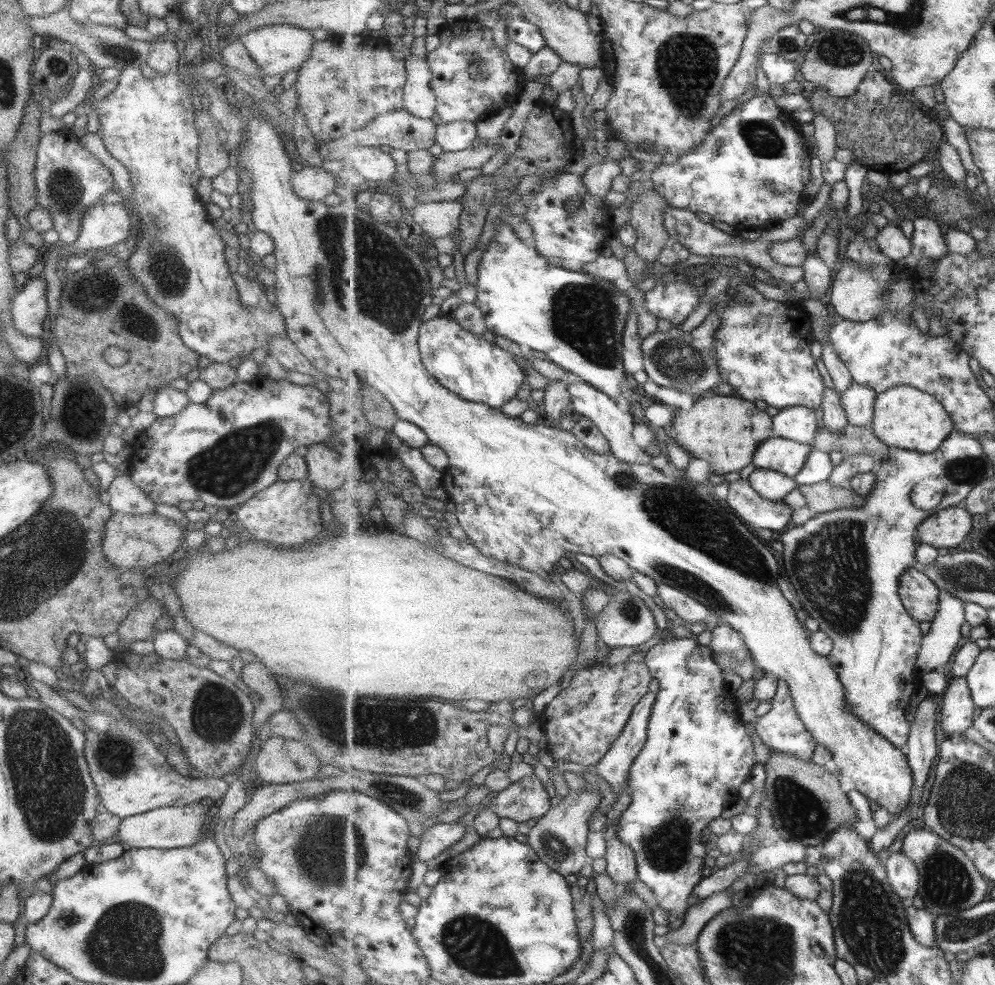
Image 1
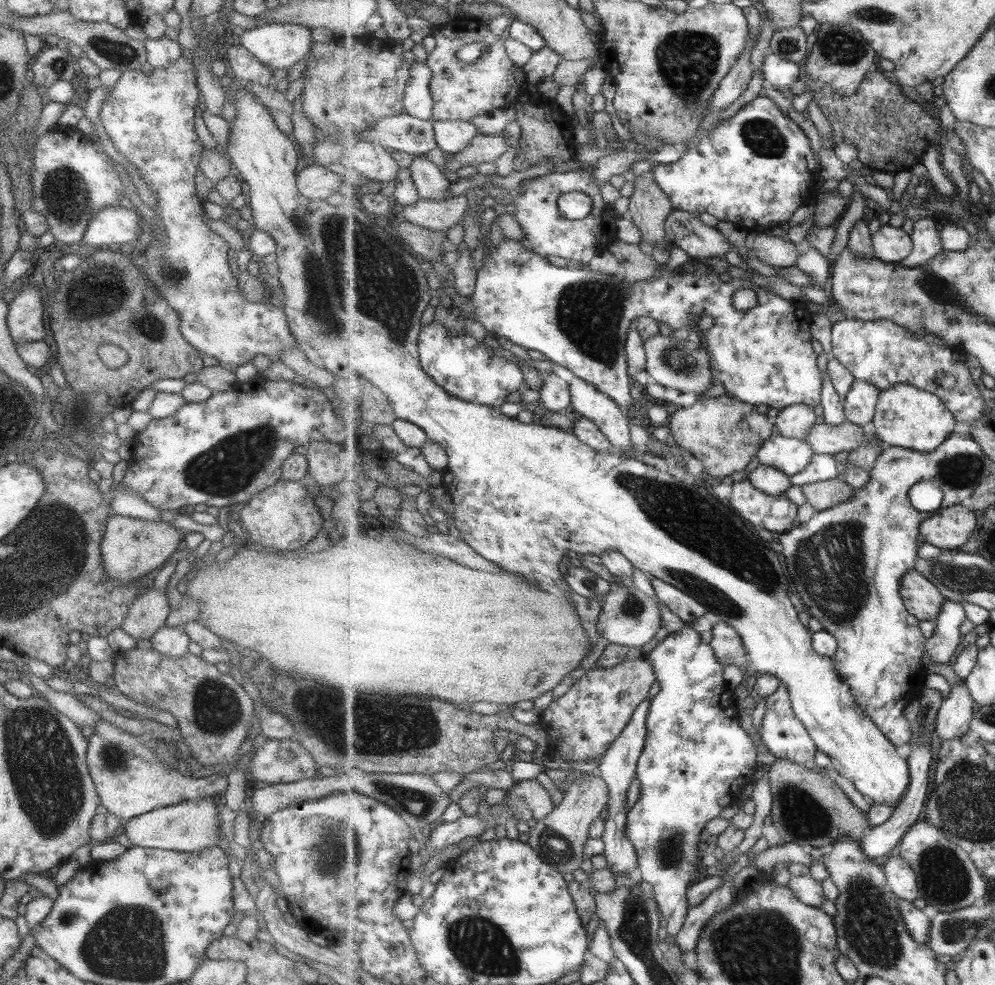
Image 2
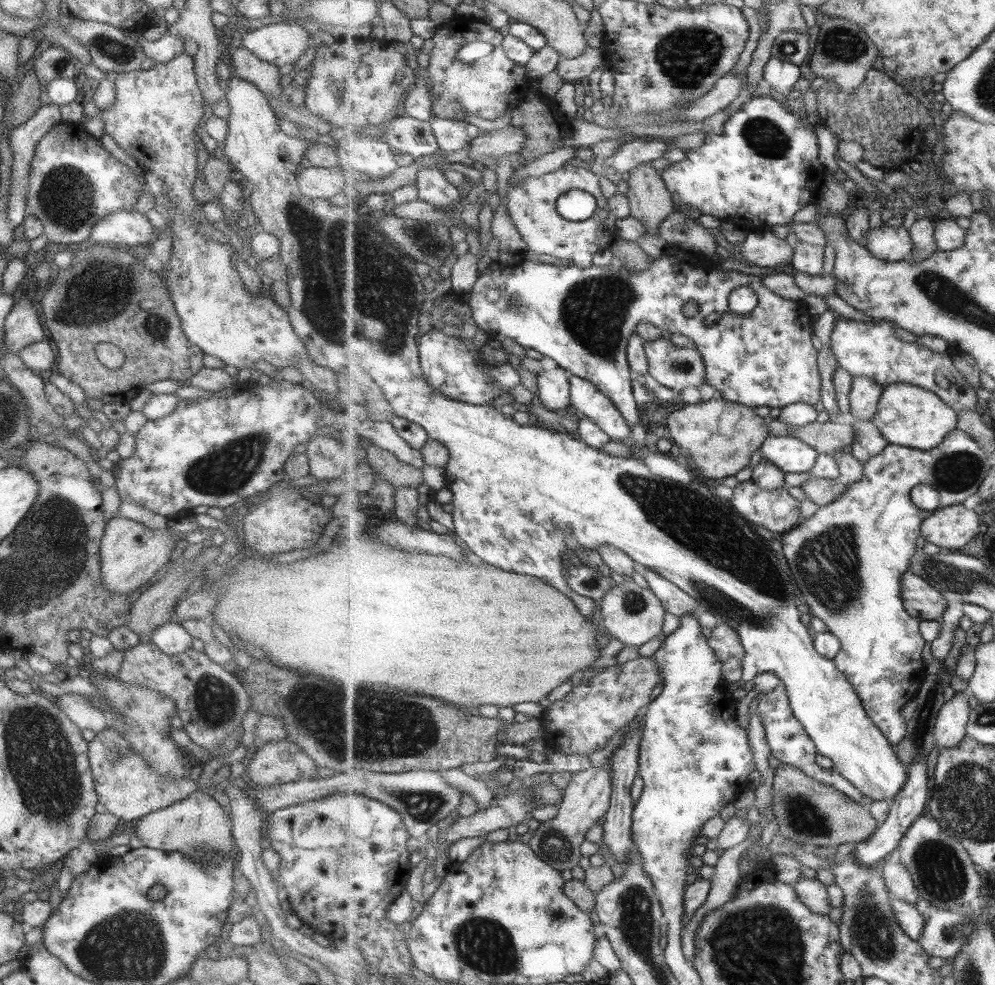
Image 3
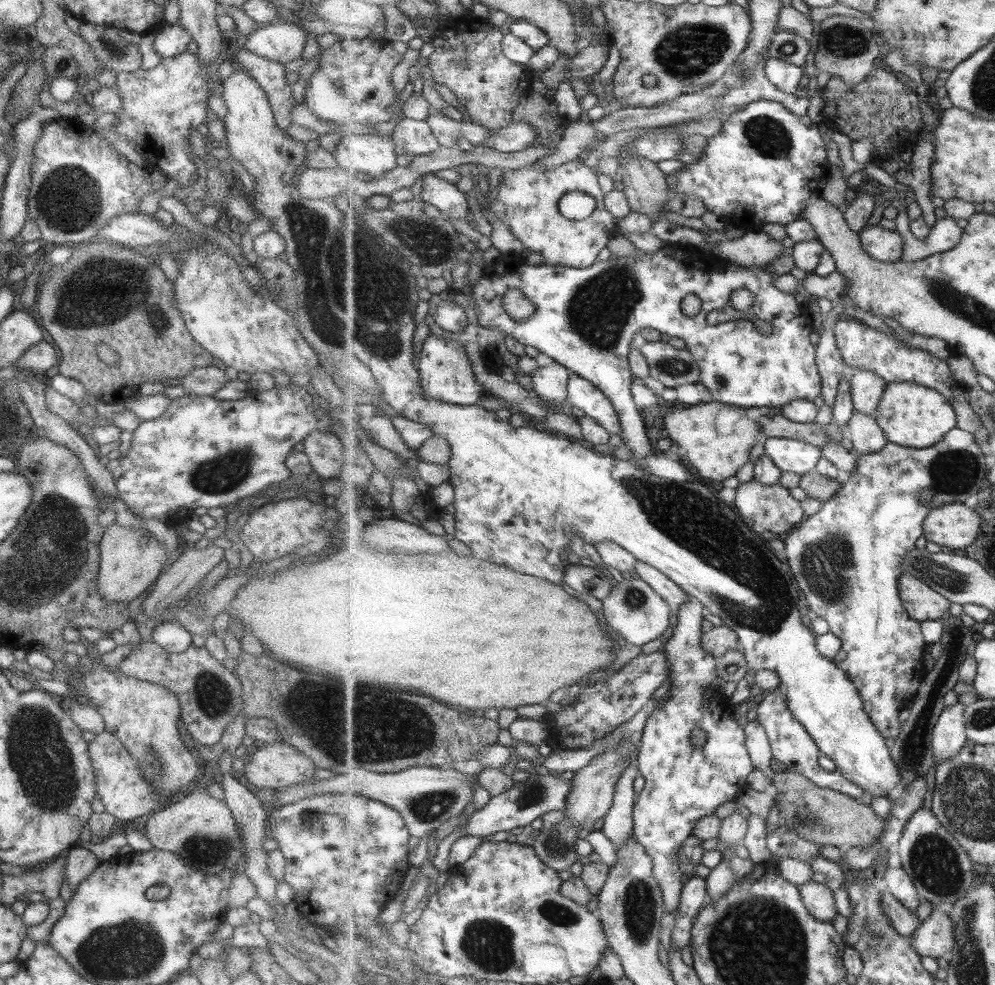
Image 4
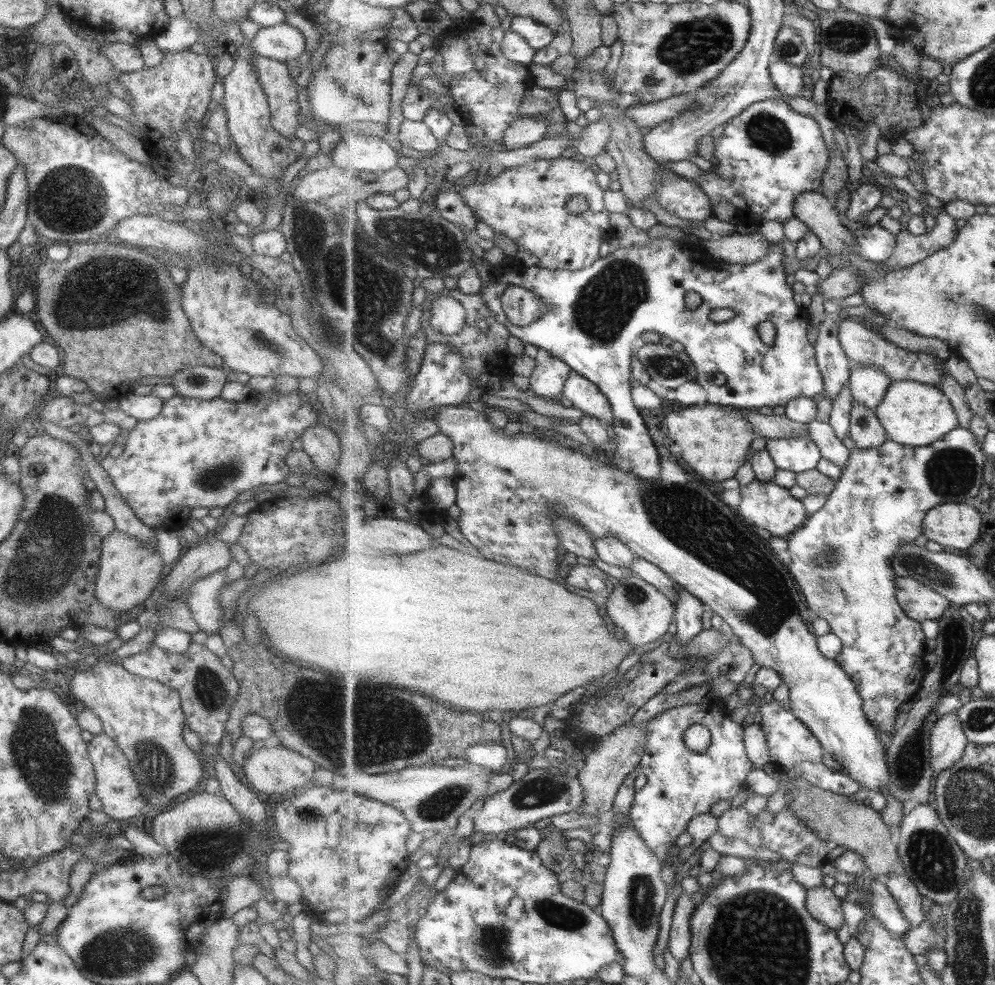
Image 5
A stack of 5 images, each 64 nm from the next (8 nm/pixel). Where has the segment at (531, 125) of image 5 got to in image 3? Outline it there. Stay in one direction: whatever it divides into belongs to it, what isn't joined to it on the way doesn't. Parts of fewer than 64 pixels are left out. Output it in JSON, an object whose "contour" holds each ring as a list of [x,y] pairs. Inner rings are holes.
{"contour":[[[511,127],[486,133],[471,142],[469,158],[478,161],[479,158],[501,158],[506,155],[519,154],[524,150],[528,136],[521,127]]]}

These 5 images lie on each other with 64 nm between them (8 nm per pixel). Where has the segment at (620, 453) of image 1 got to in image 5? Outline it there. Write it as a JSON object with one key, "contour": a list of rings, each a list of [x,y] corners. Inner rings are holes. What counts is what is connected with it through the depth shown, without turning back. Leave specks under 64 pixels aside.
{"contour":[[[573,371],[565,383],[563,396],[585,414],[597,417],[613,426],[615,416],[606,394],[603,394],[595,383],[577,371]]]}

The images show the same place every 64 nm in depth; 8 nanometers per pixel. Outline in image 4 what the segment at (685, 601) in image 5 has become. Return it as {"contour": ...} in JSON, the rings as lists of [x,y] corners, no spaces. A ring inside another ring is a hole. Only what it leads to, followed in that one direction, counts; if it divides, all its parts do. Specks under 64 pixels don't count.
{"contour":[[[695,600],[687,602],[678,613],[673,636],[665,642],[663,653],[672,672],[668,681],[673,683],[673,686],[667,692],[667,696],[663,696],[665,700],[659,704],[659,708],[647,720],[638,758],[640,774],[645,778],[645,785],[635,803],[634,837],[653,857],[654,874],[663,891],[665,910],[673,915],[679,909],[688,871],[685,864],[679,866],[677,850],[680,848],[681,851],[683,842],[695,834],[697,821],[705,816],[714,815],[721,804],[735,802],[739,798],[747,788],[749,775],[756,769],[748,750],[745,728],[739,726],[735,718],[723,718],[723,712],[725,712],[723,702],[719,702],[719,706],[707,706],[711,704],[711,698],[715,693],[715,690],[711,692],[711,684],[719,674],[715,657],[709,655],[702,646],[704,634],[701,626],[705,620],[703,609],[704,607]],[[697,728],[705,730],[708,735],[707,745],[703,748],[691,745],[691,734]]]}

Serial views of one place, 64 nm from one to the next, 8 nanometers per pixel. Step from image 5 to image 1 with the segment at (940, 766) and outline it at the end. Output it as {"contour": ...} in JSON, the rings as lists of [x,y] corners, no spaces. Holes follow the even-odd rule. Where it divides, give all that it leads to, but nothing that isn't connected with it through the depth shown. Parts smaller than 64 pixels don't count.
{"contour":[[[953,677],[941,701],[941,727],[946,737],[963,735],[974,727],[973,716],[977,705],[966,677]]]}

